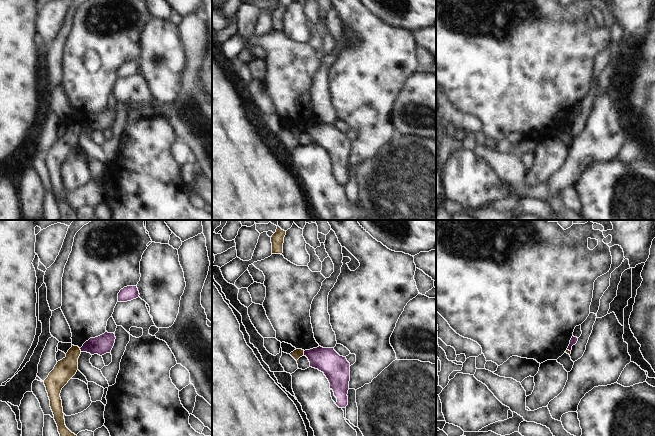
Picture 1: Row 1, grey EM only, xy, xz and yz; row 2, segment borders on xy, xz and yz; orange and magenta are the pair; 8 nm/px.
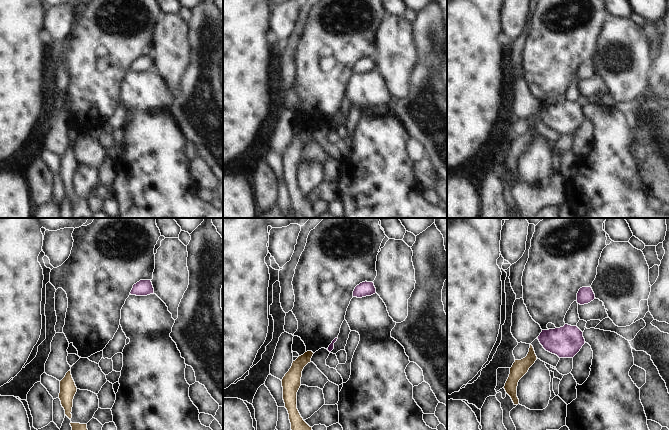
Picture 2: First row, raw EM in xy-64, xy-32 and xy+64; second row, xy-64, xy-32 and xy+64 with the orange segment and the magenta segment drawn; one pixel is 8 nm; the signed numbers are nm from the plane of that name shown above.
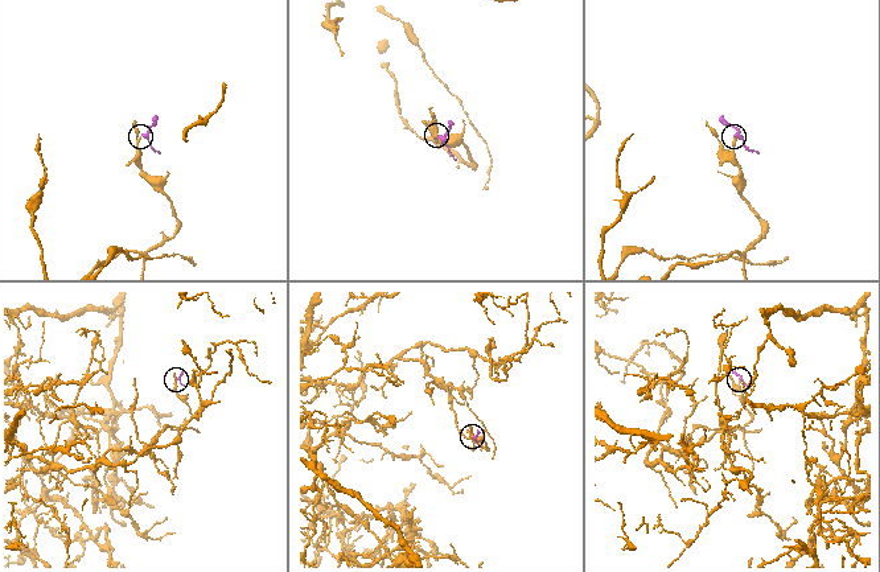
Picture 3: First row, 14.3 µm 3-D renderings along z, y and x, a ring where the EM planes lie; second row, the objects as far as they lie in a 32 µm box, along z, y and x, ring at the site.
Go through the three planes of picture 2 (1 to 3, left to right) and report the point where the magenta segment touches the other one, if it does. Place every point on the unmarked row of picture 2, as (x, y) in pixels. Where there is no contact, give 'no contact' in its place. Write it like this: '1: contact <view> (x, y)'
1: no contact
2: no contact
3: no contact

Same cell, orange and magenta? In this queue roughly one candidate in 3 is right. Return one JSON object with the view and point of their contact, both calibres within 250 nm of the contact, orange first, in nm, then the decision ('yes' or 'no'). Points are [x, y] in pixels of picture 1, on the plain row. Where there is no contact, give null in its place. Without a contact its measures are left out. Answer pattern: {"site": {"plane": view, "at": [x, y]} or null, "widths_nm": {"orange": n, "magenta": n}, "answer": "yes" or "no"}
{"site": {"plane": "xz", "at": [303, 129]}, "widths_nm": {"orange": 80, "magenta": 200}, "answer": "no"}

